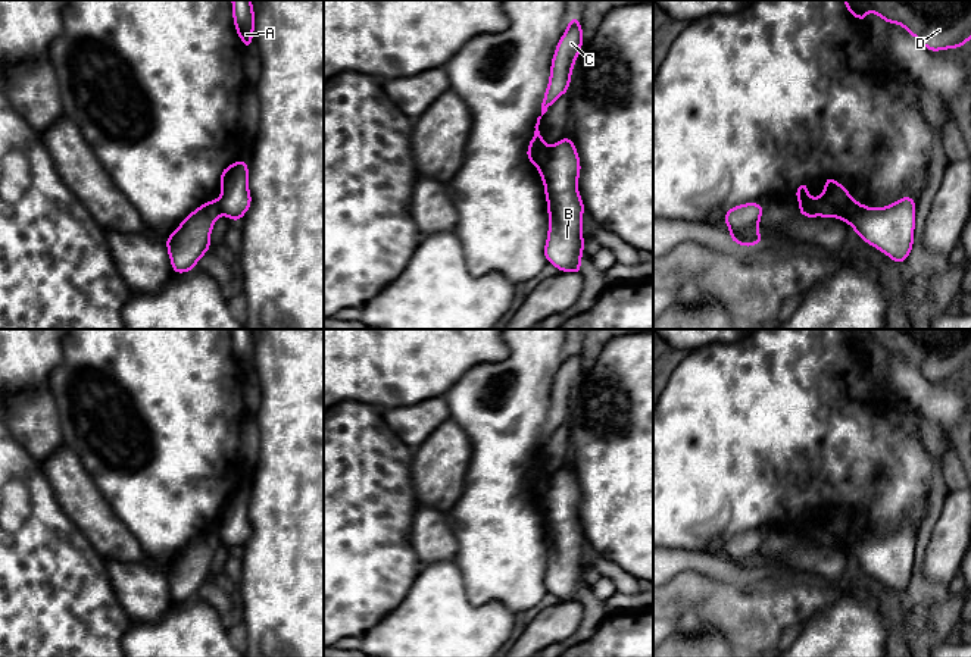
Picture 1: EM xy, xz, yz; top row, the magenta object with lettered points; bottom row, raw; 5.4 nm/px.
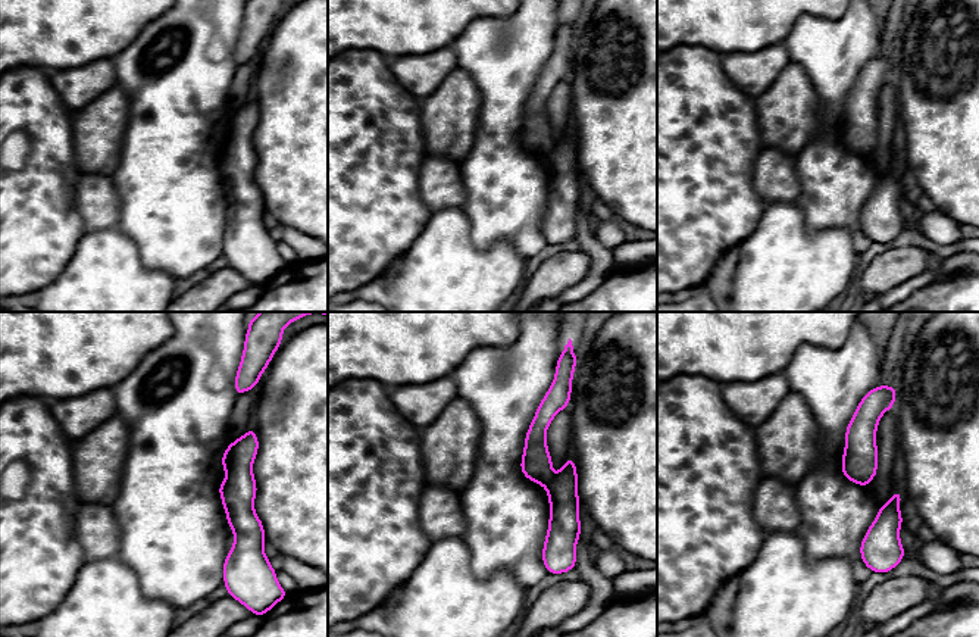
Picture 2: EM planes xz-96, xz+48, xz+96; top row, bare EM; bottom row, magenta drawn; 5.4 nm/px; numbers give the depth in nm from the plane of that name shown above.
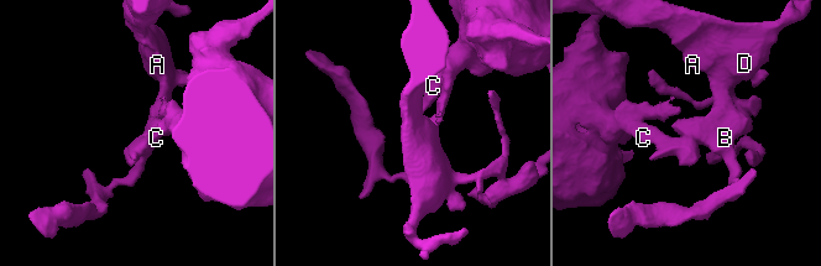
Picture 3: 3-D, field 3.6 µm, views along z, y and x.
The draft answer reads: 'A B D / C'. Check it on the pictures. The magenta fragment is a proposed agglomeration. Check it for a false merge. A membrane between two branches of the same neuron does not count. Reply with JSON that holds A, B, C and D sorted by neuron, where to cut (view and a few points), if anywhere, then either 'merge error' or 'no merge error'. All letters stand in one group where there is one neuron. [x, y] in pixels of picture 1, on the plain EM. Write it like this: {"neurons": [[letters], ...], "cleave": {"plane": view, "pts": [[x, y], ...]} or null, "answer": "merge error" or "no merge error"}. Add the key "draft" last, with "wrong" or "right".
{"neurons": [["A", "B", "D"], ["C"]], "cleave": {"plane": "xz", "pts": [[550, 476], [549, 487], [539, 500]]}, "answer": "merge error", "draft": "right"}

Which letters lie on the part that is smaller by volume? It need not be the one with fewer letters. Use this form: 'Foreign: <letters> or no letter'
Foreign: C

